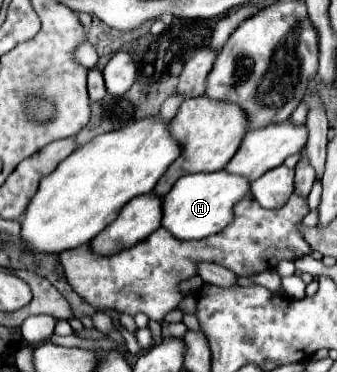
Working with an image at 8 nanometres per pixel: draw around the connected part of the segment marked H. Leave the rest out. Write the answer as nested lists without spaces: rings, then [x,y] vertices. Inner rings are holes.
[[[225,171],[217,173],[195,173],[183,175],[163,197],[163,219],[165,227],[175,239],[203,239],[223,231],[233,221],[233,205],[249,191],[249,181],[239,175],[229,175]]]

